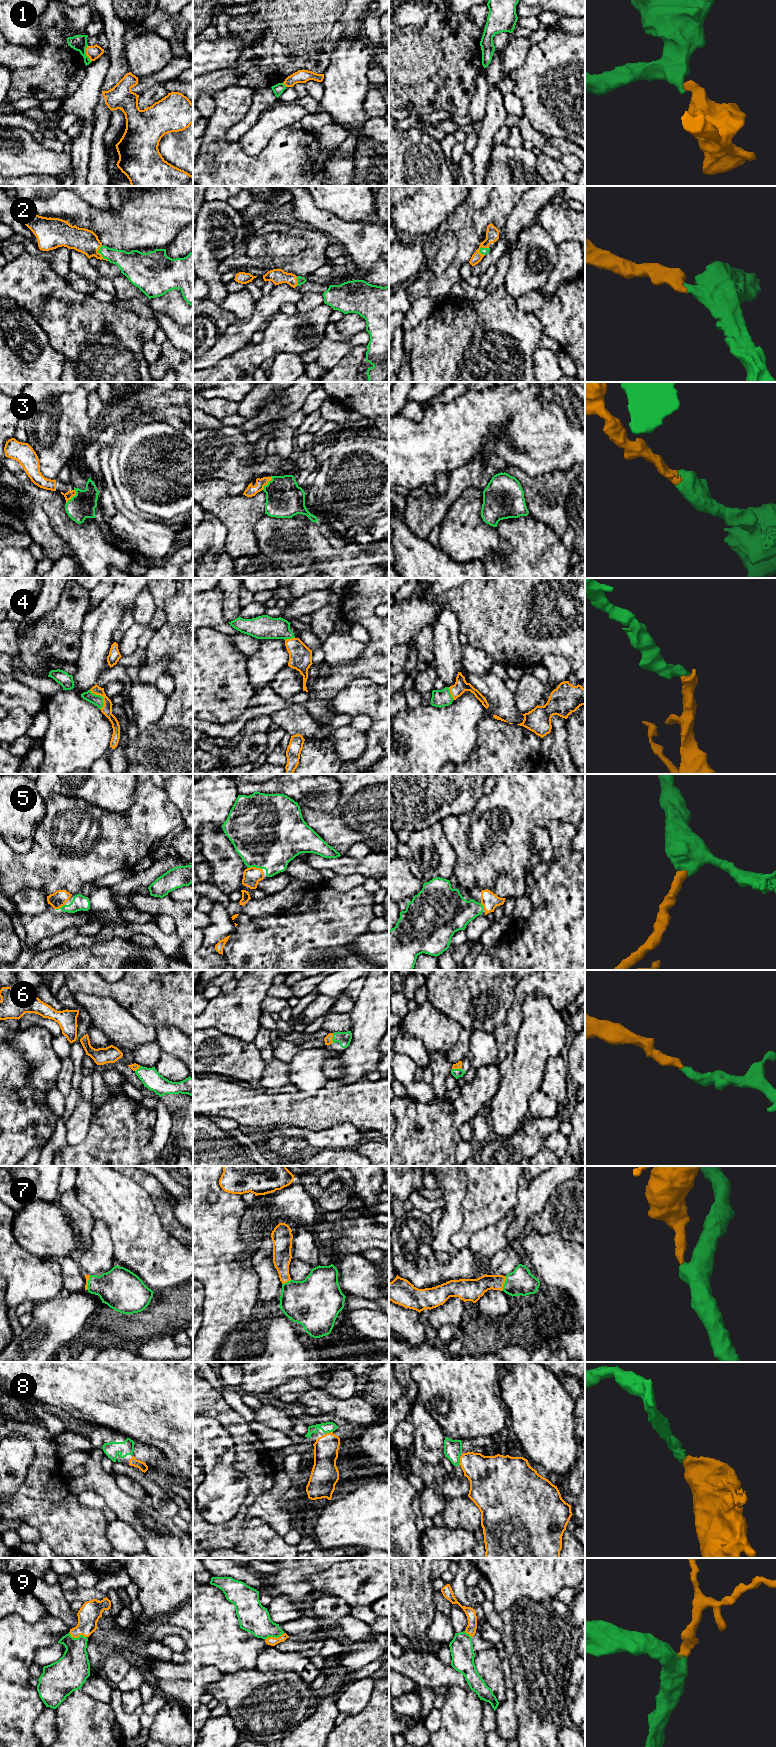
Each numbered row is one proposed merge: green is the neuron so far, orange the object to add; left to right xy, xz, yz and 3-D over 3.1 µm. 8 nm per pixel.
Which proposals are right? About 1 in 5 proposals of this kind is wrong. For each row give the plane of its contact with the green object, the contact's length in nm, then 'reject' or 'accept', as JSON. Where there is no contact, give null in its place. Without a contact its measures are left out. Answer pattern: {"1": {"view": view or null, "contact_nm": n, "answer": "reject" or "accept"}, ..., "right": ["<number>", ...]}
{"1": {"view": "xy", "contact_nm": 140, "answer": "reject"}, "2": {"view": "xy", "contact_nm": 140, "answer": "accept"}, "3": {"view": "xy", "contact_nm": 140, "answer": "accept"}, "4": {"view": "xy", "contact_nm": 180, "answer": "accept"}, "5": {"view": "xz", "contact_nm": 110, "answer": "accept"}, "6": {"view": "xz", "contact_nm": 80, "answer": "accept"}, "7": {"view": "yz", "contact_nm": 130, "answer": "accept"}, "8": {"view": "yz", "contact_nm": 60, "answer": "accept"}, "9": {"view": "xz", "contact_nm": 170, "answer": "accept"}, "right": ["2", "3", "4", "5", "6", "7", "8", "9"]}

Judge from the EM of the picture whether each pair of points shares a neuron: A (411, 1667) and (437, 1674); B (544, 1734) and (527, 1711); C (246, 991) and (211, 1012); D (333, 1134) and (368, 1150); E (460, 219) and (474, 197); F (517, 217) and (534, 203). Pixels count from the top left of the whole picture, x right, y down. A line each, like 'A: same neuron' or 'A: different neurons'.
A: same neuron
B: same neuron
C: same neuron
D: different neurons
E: same neuron
F: same neuron

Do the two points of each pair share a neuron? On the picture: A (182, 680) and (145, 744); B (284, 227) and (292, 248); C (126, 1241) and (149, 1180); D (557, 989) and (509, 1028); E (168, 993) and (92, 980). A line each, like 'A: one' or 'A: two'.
A: one
B: two
C: two
D: one
E: one

